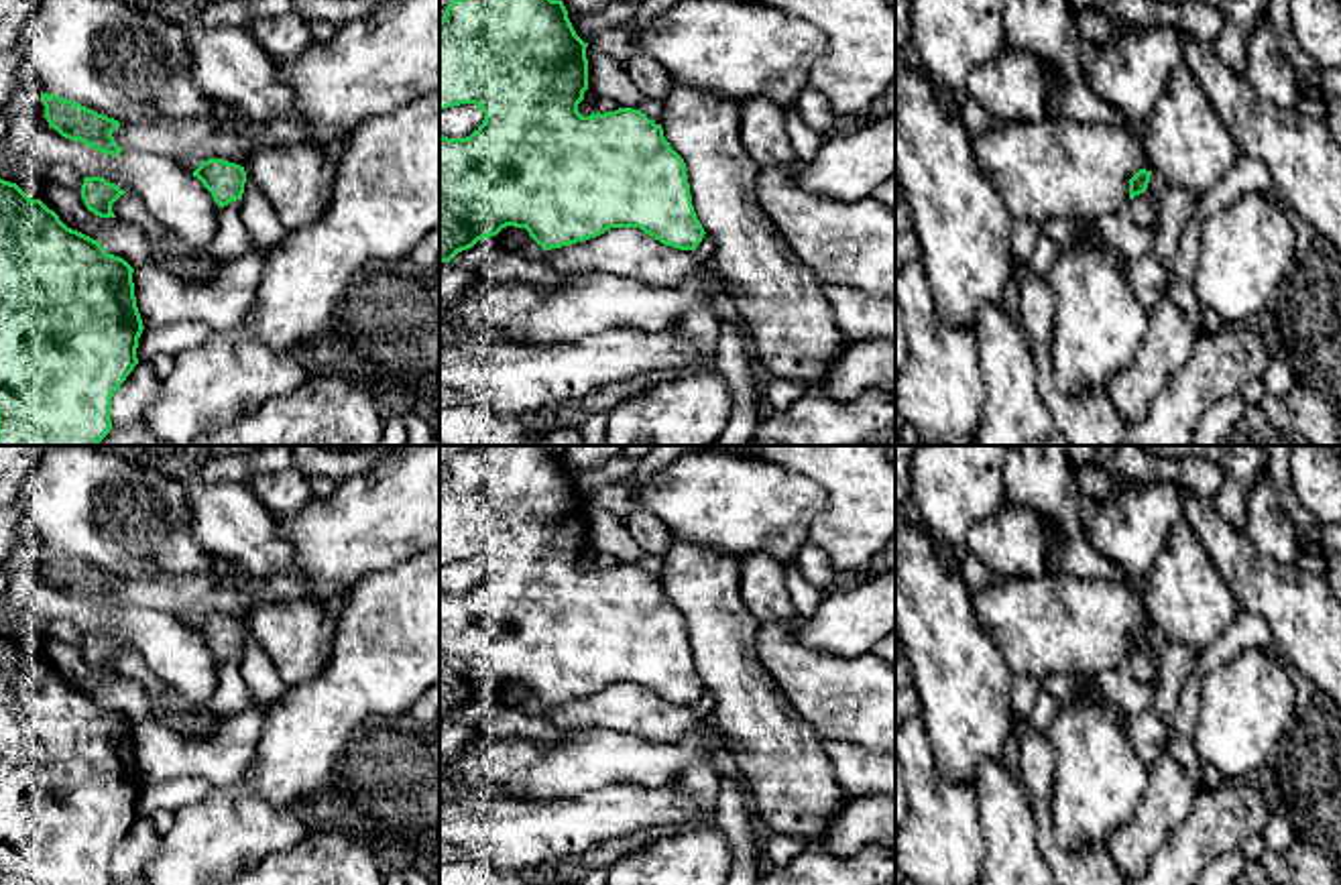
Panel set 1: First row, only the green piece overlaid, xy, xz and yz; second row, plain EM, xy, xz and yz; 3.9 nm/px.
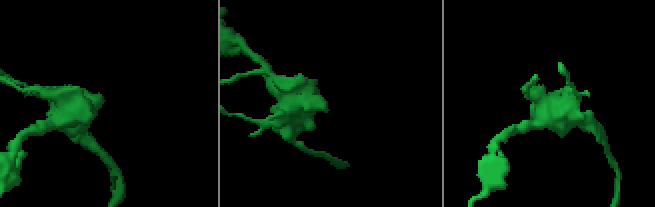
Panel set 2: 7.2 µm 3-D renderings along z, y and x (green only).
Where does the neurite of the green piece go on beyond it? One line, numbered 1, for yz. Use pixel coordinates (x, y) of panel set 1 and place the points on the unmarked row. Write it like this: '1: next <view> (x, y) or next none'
1: next none

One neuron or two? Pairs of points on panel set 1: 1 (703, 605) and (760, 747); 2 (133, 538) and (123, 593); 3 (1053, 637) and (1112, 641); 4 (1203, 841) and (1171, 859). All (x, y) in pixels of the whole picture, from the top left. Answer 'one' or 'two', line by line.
1: one
2: two
3: one
4: one

